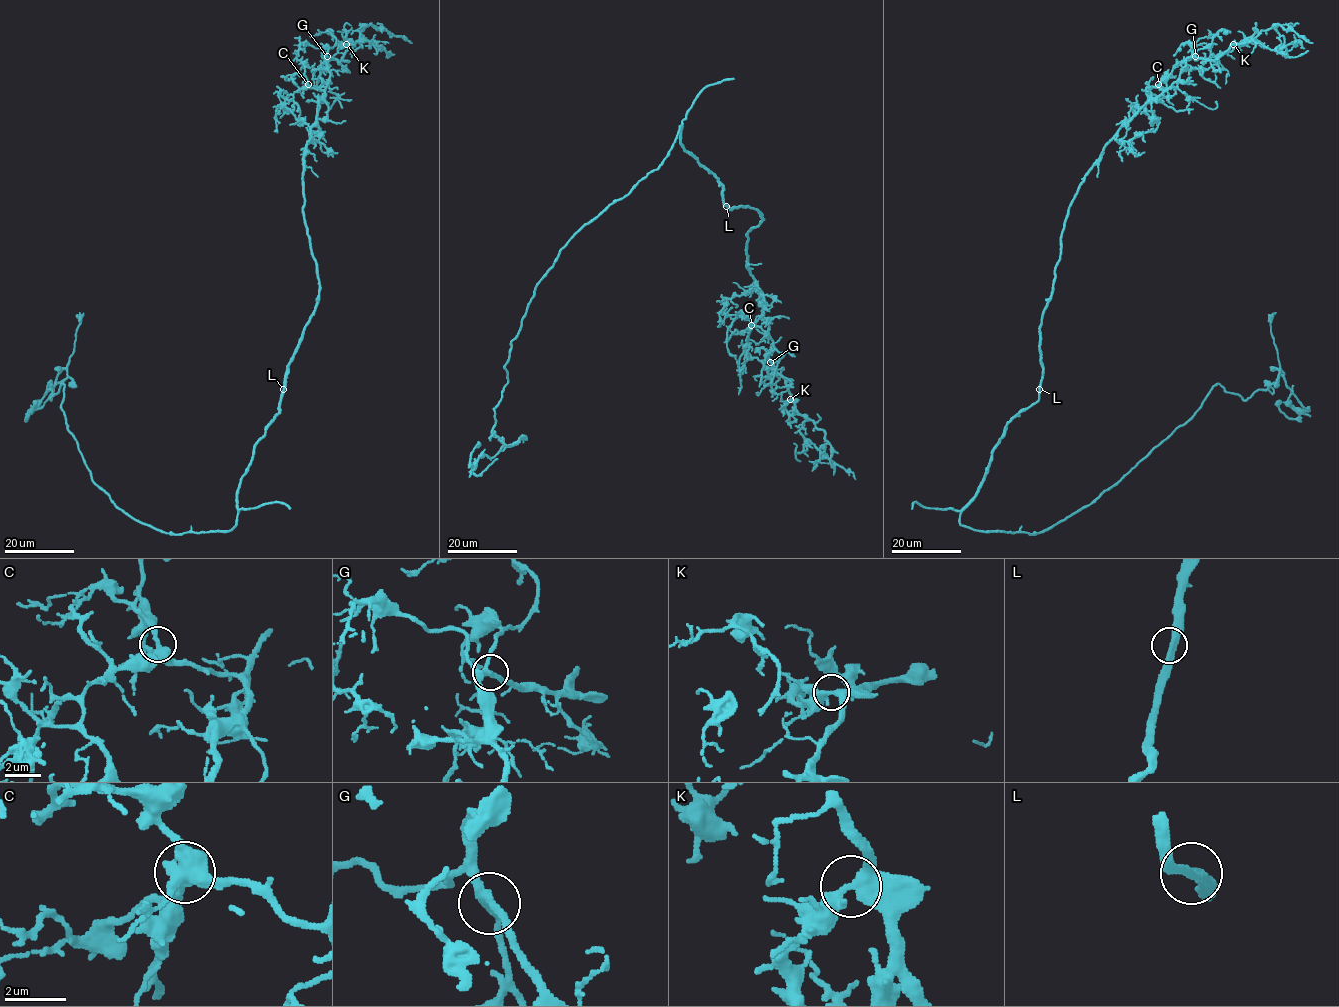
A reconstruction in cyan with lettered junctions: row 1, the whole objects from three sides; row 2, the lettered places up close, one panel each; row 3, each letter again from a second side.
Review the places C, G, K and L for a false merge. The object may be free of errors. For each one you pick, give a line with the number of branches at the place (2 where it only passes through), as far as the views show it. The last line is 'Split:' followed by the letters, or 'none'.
Split: none

